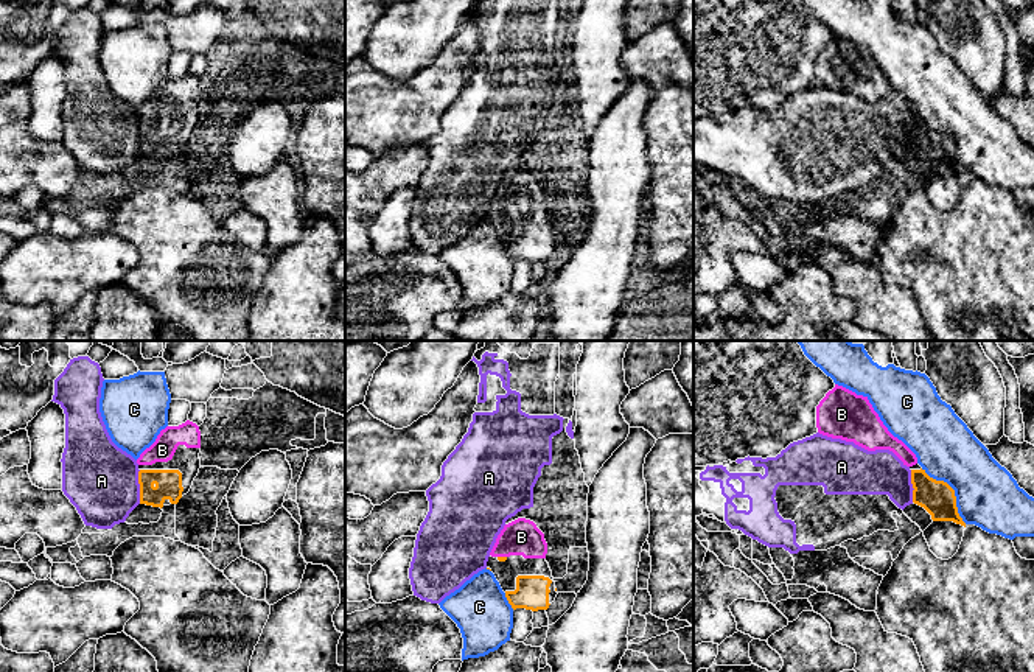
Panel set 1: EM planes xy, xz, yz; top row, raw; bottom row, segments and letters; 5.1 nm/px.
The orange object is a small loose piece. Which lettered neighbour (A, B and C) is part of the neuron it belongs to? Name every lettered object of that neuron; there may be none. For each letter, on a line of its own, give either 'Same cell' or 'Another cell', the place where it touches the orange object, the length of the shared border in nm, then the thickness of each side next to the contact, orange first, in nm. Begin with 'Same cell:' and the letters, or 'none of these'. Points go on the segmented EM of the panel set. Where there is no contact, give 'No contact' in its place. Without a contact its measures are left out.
Same cell: B
A: Another cell. Touches orange at xy (140, 487). Shared border 180 nm. Thickness 140 nm (orange) against 380 nm
B: Same cell. Touches orange at xz (503, 557). Shared border 50 nm. Thickness 30 nm (orange) against 190 nm
C: Another cell. Touches orange at yz (953, 490). Shared border 380 nm. Thickness 180 nm (orange) against 320 nm

